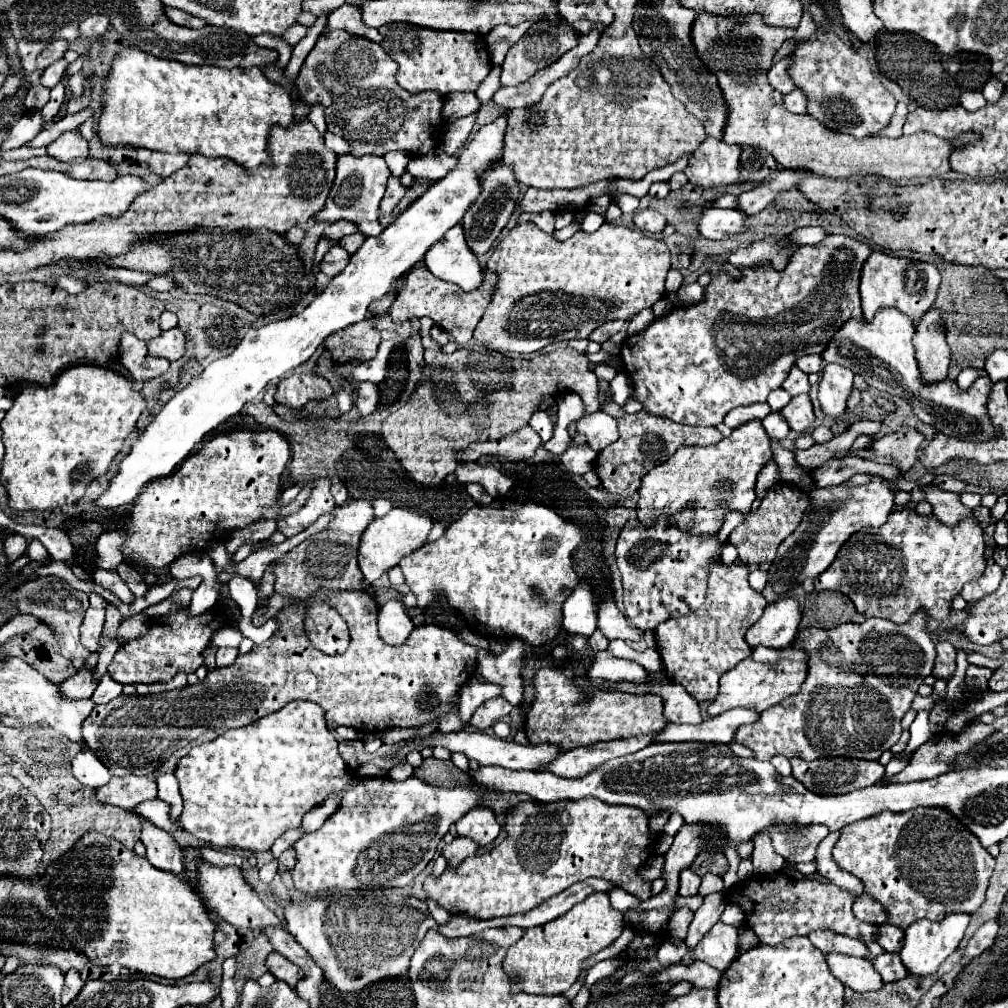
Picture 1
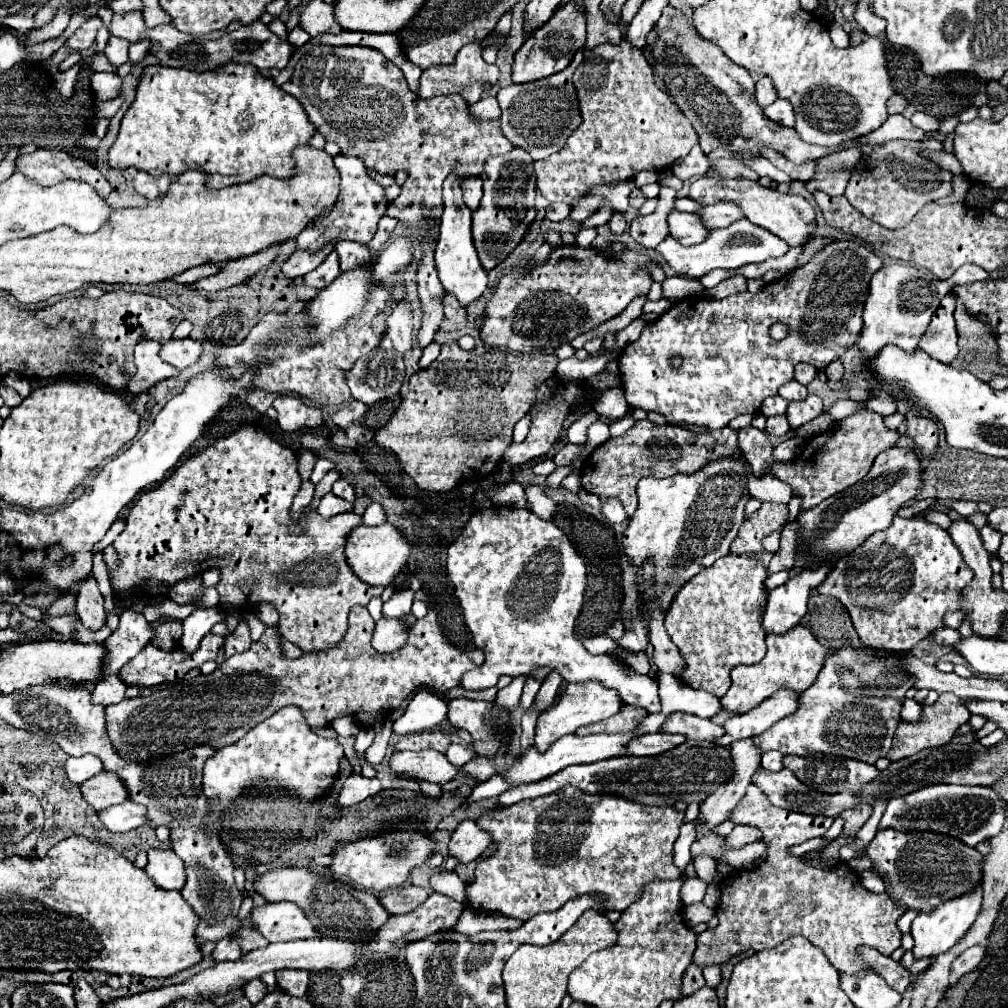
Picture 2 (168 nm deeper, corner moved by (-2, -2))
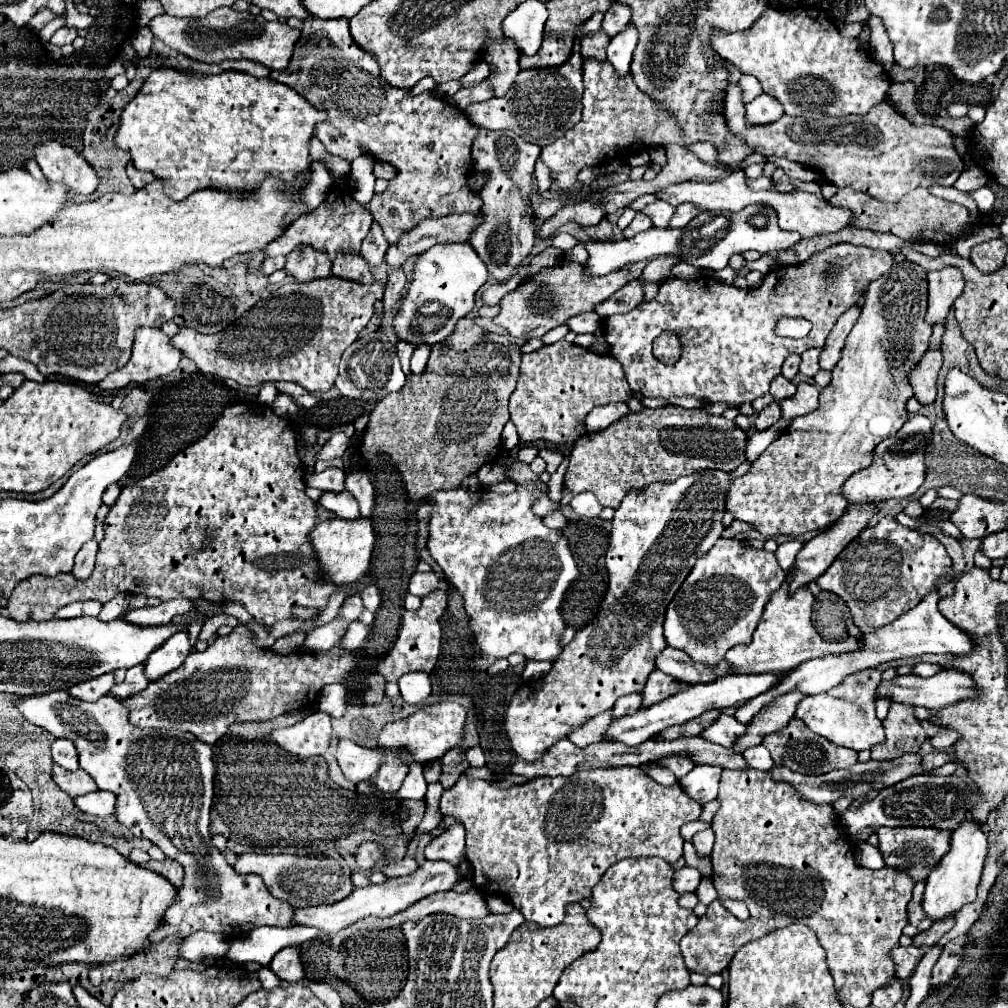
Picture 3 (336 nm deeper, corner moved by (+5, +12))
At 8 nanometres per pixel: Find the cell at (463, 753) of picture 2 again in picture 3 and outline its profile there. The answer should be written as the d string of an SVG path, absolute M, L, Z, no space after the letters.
M478 745L470 747L466 751L466 759L468 759L470 767L484 767L484 753L482 753L482 749Z

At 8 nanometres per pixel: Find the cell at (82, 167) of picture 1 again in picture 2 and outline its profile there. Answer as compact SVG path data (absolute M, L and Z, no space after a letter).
M39 149L31 155L19 155L15 159L15 171L43 185L55 185L63 179L77 179L93 185L101 197L107 197L111 193L111 185L97 167L93 167L85 159L71 157L65 151Z

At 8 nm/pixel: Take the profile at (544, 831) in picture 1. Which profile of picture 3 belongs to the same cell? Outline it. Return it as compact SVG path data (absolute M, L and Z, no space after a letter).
M620 767L620 769L594 769L594 771L580 771L574 773L572 777L540 777L534 781L528 781L526 785L516 785L510 787L506 791L494 787L488 781L482 779L466 779L464 775L458 779L458 783L442 793L440 799L440 811L444 815L452 815L458 821L464 823L466 827L466 851L468 851L468 861L472 865L472 881L474 887L486 891L486 893L498 893L504 895L512 901L512 905L524 915L526 921L534 921L540 927L552 927L558 925L564 919L564 907L572 901L580 901L584 897L592 895L594 885L600 881L600 877L606 873L606 869L614 863L618 863L620 859L626 857L660 857L668 863L674 863L682 857L682 835L680 835L680 827L688 821L696 821L700 817L702 805L696 803L692 797L688 797L688 793L684 793L684 789L680 789L678 783L674 783L672 787L664 787L660 783L656 783L654 779L650 779L640 767Z

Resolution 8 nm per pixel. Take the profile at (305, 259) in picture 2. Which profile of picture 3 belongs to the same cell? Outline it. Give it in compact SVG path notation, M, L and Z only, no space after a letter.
M282 255L280 257L266 257L264 263L262 263L262 273L272 275L274 271L278 271L282 267L284 267L284 257Z

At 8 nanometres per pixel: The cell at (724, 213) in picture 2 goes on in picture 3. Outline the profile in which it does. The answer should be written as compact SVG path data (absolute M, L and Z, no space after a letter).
M678 205L676 213L672 215L672 221L670 221L668 227L684 227L698 213L700 213L700 209L692 207L692 205Z

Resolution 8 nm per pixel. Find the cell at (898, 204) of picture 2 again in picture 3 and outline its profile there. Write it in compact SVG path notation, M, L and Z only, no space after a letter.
M728 83L724 115L730 131L742 137L748 145L756 145L758 153L766 157L786 157L802 165L806 163L806 167L822 173L828 183L836 187L852 187L882 201L900 201L916 187L950 187L964 171L962 157L952 143L952 133L932 125L916 127L888 105L888 101L872 107L866 115L824 117L816 121L784 115L778 123L748 127L744 119L742 91L738 85Z

